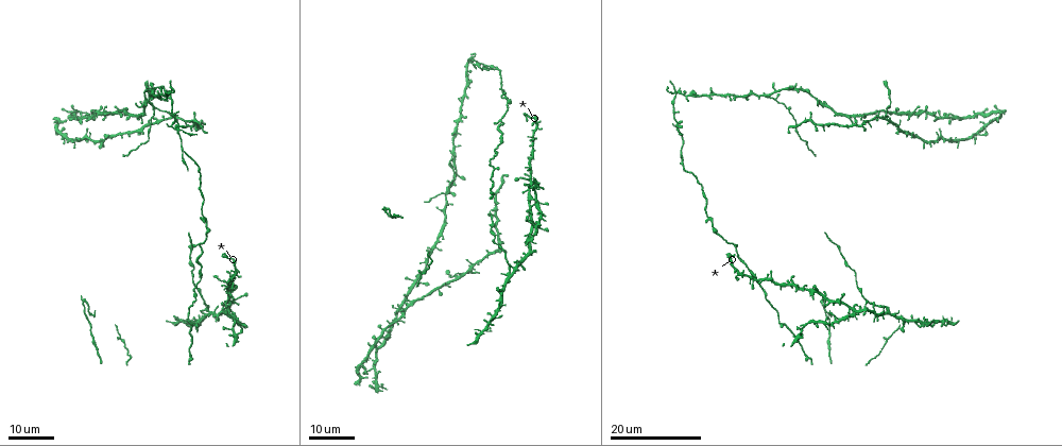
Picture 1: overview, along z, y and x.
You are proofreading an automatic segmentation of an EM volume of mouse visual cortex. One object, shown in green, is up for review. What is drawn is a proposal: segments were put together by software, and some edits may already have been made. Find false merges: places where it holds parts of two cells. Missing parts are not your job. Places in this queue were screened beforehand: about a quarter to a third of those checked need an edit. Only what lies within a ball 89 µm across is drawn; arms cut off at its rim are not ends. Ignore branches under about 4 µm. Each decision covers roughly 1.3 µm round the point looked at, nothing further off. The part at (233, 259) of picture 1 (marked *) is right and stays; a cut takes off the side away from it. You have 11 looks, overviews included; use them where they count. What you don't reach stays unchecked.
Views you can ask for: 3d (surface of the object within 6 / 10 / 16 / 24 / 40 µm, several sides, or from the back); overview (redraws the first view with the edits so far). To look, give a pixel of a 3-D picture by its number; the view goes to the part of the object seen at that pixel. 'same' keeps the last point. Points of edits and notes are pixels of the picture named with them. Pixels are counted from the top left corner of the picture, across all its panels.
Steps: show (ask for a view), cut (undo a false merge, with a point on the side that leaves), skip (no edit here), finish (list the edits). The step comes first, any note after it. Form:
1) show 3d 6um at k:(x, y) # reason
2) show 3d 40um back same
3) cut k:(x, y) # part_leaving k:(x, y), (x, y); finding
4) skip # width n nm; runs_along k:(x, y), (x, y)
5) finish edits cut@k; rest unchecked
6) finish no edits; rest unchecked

show 3d 16um at 1:(794, 281) # four arms meet

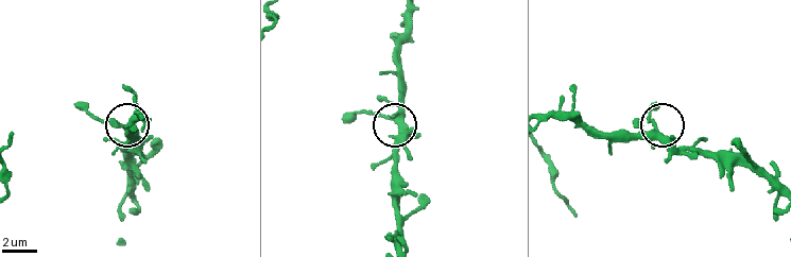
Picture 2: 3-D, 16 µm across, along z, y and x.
show 3d 10um same

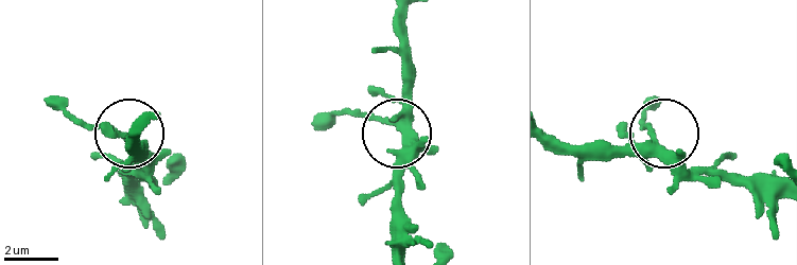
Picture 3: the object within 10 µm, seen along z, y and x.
skip # runs_along 3:(553, 136), (573, 144), (635, 144), (656, 131), (642, 118); one cell here

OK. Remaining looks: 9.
show 3d 16um at 1:(503, 179) # calibre changes

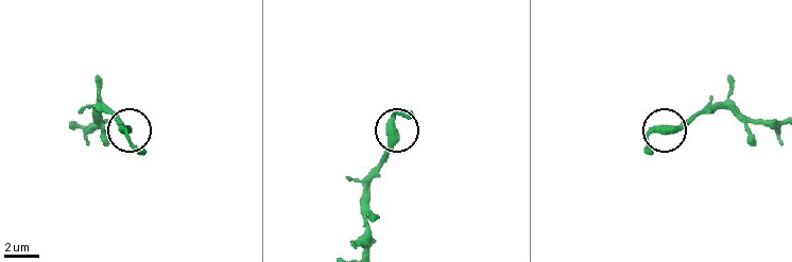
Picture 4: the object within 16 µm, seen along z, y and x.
show 3d 6um at 4:(123, 126) # closer look

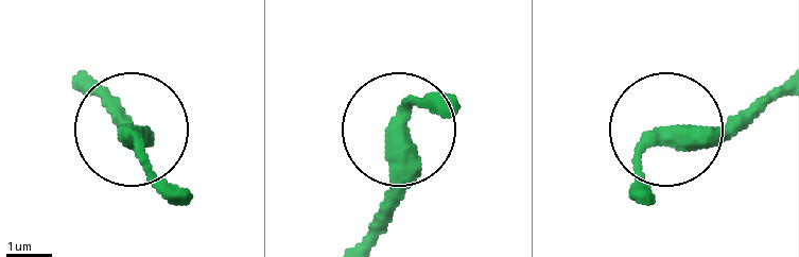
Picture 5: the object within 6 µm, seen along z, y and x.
skip # all the same cell

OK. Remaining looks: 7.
show 3d 16um at 1:(469, 270) # looks like a crossing

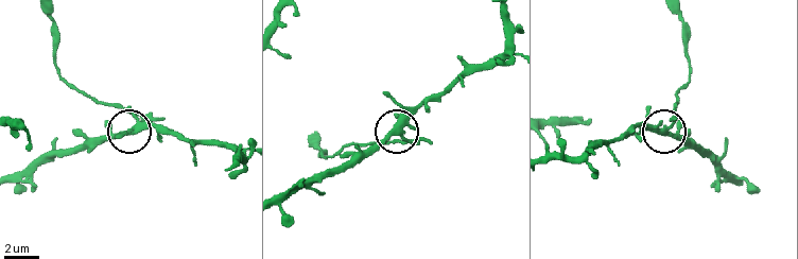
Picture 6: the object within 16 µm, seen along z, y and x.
show 3d 6um at 6:(664, 127)

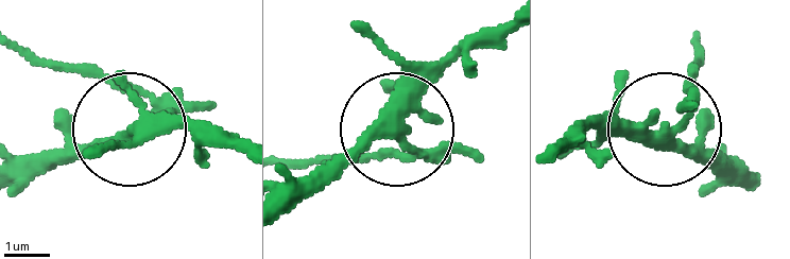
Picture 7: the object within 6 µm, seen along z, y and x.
cut 7:(95, 70) # part_leaving 7:(156, 102), (23, 56); two cells meet here

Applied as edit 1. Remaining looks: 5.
show overview

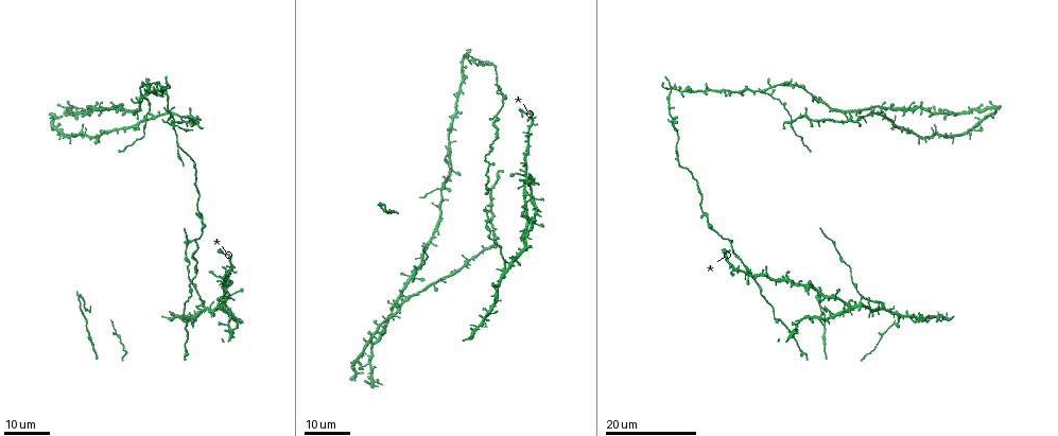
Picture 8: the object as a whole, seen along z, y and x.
show 3d 24um at 8:(765, 91)

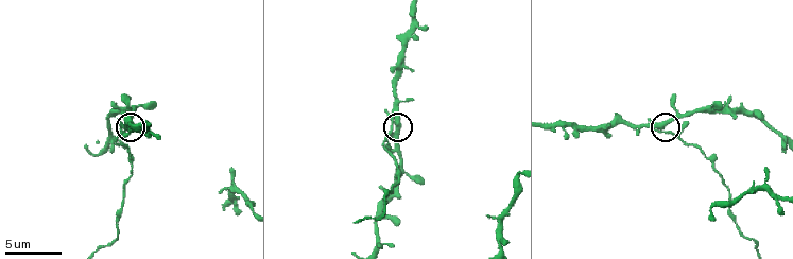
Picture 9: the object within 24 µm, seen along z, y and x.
show 3d 10um at 9:(660, 127)

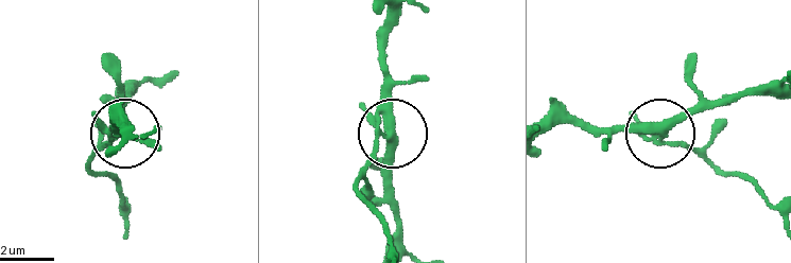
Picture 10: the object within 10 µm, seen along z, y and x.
show 3d 6um at 10:(387, 136)

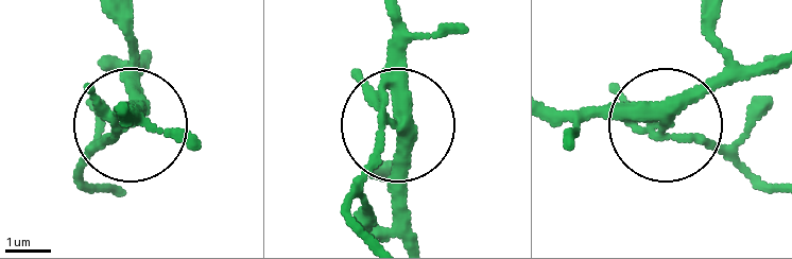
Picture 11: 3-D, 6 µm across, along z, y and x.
cut 11:(103, 142) # part_leaving 11:(112, 125), (85, 160), (104, 190); two cells meet here

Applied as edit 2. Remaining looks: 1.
finish edits cut@7, cut@11; rest unchecked

